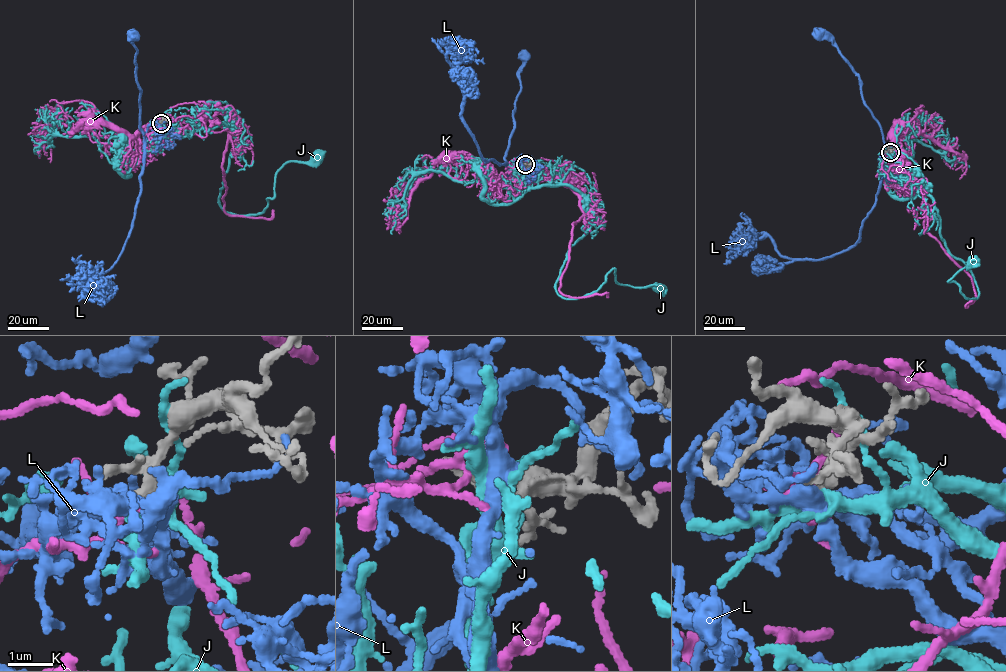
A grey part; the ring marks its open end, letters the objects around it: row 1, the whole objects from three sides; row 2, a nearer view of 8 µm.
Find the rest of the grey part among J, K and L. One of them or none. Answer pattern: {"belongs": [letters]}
{"belongs": ["L"]}

